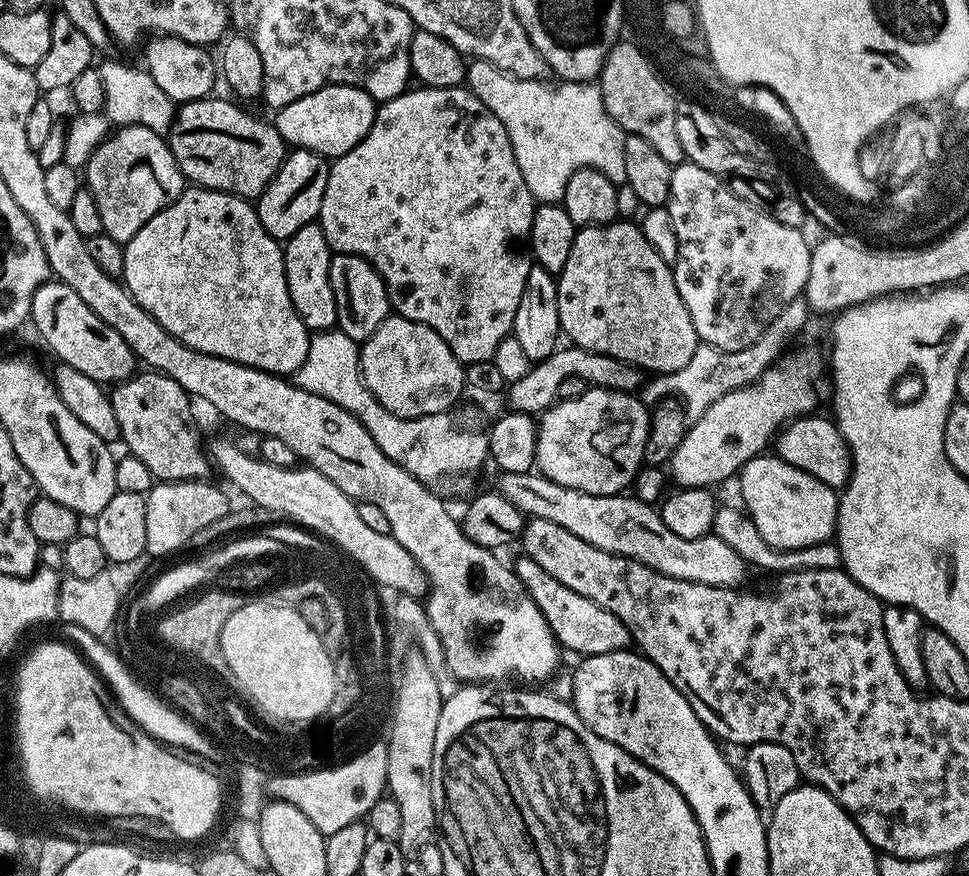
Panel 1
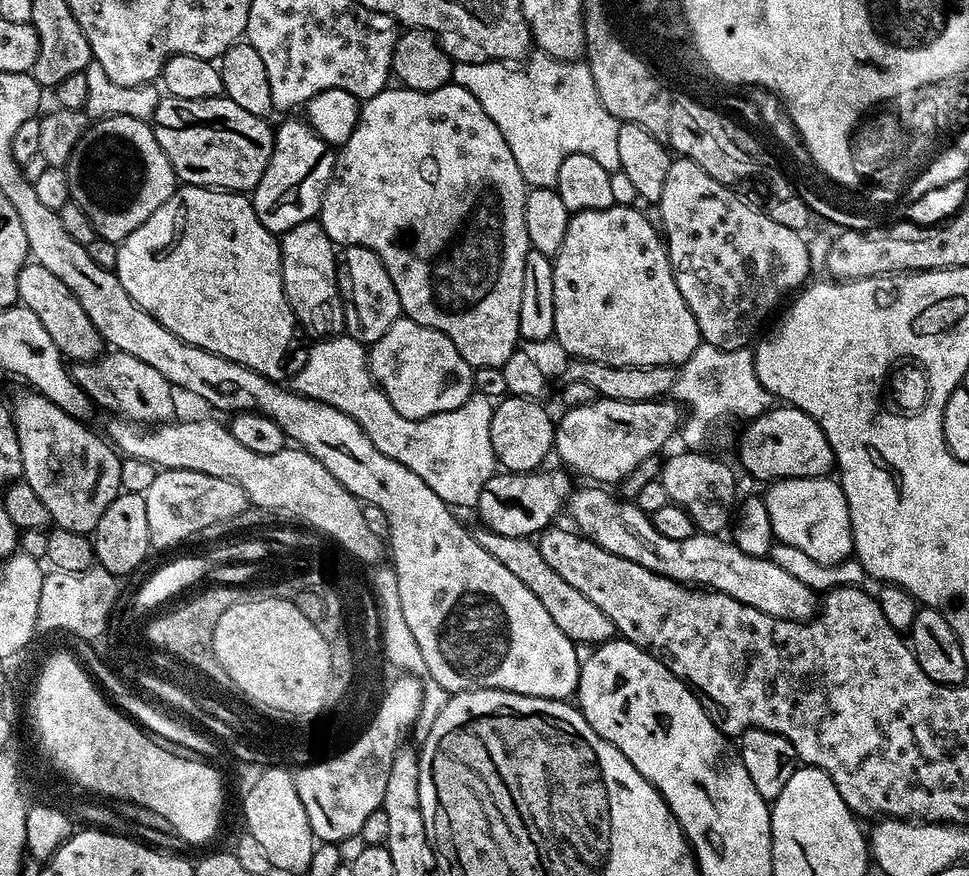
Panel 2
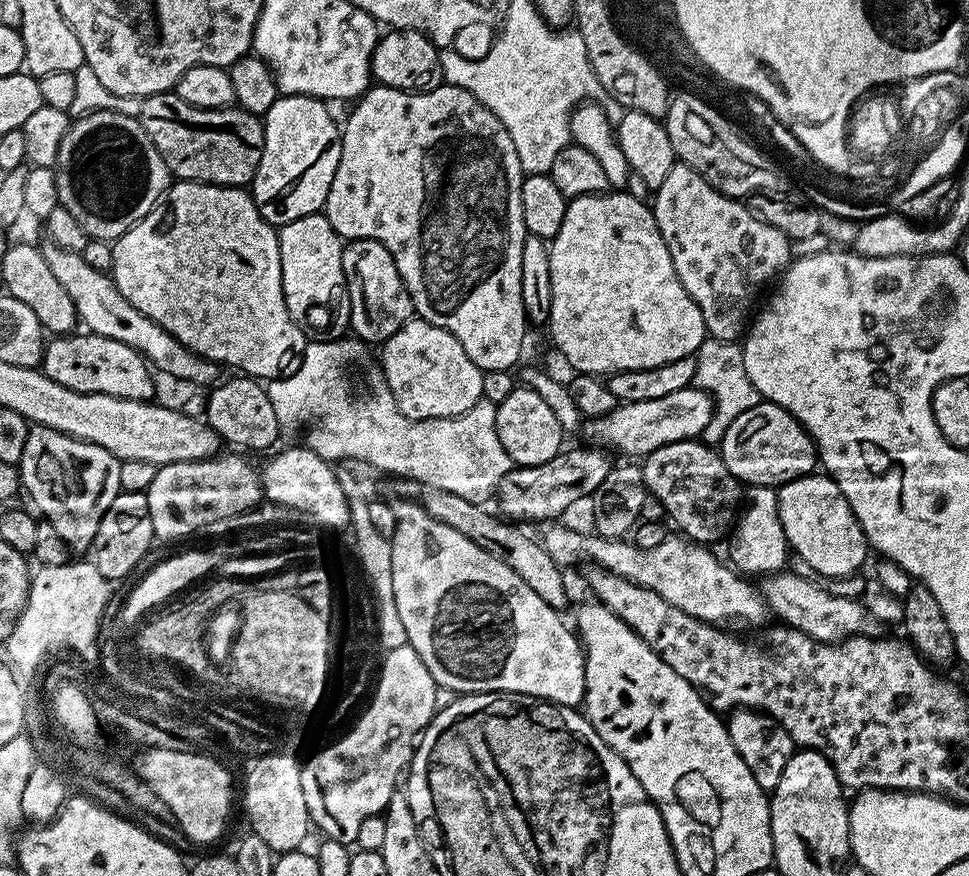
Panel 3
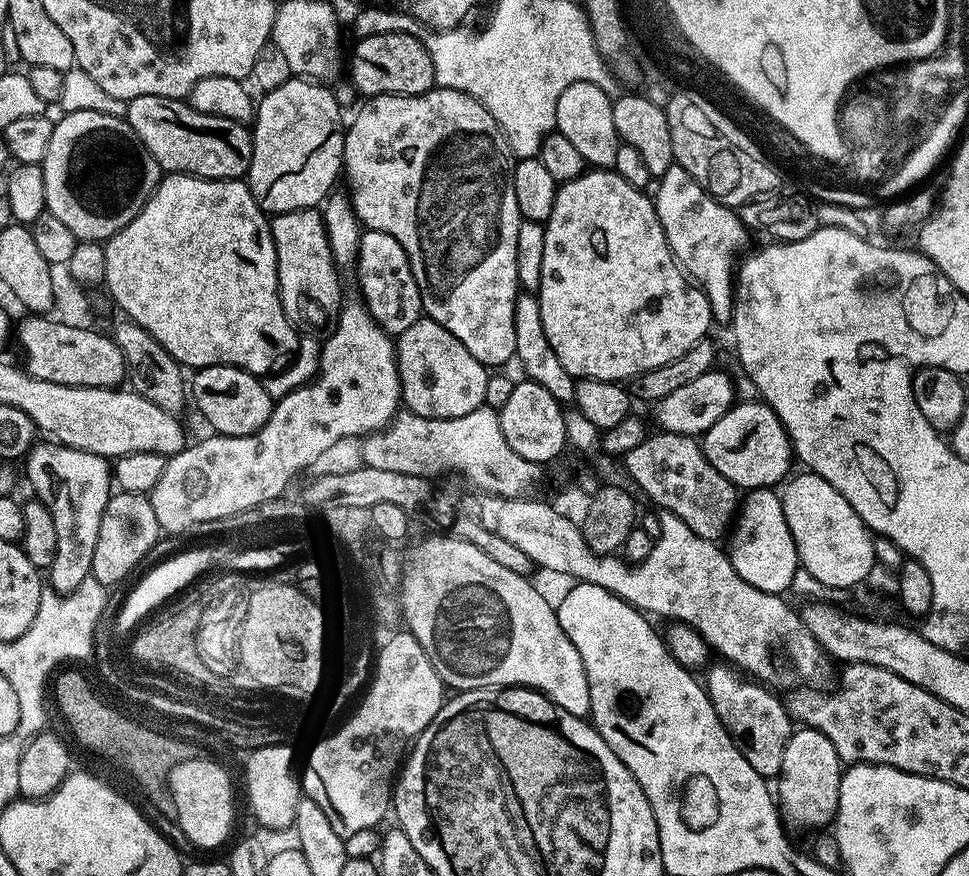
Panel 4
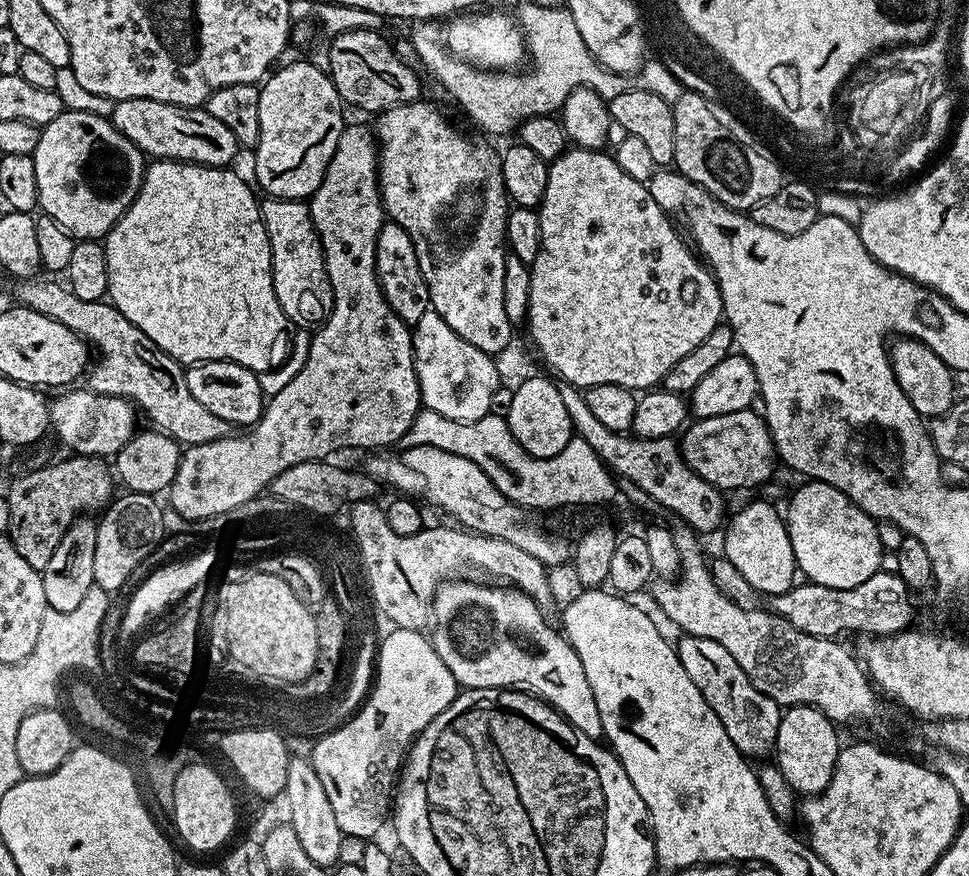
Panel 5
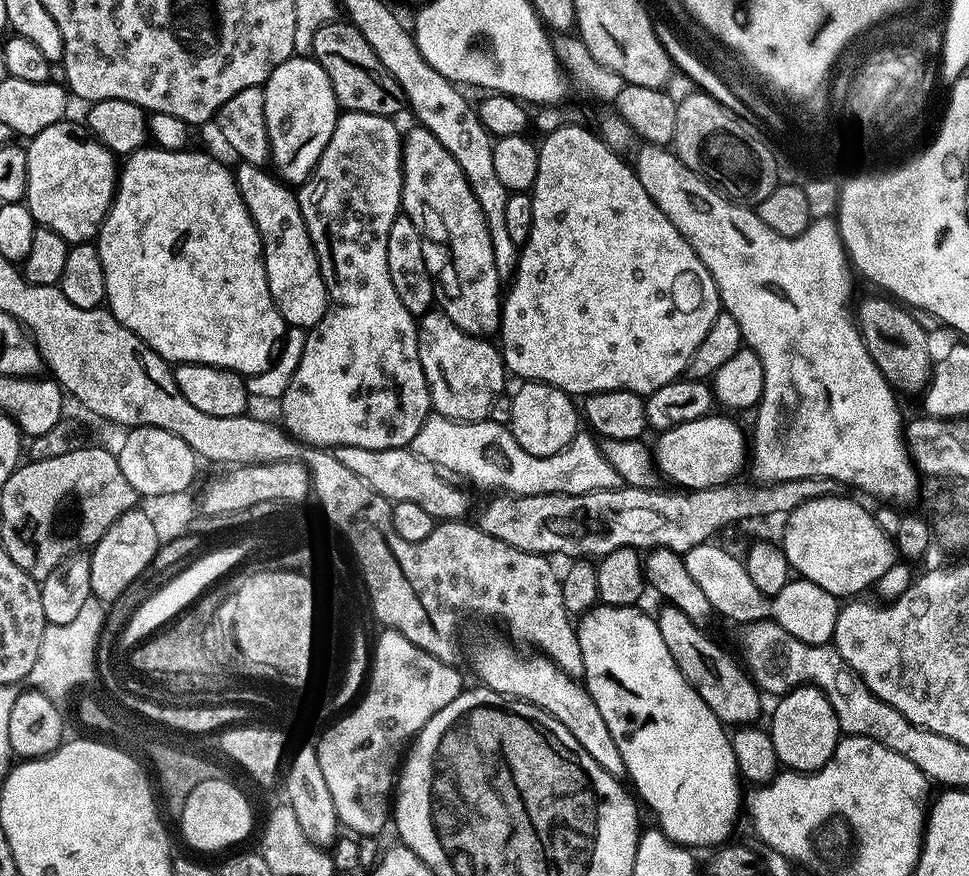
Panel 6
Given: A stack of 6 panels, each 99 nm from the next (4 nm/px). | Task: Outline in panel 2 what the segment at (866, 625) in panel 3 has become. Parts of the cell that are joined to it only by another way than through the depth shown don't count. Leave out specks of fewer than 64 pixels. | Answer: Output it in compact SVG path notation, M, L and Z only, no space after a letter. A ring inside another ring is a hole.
M588 486L592 488L580 488L577 487L573 491L572 495L568 497L566 503L566 512L571 516L573 525L583 535L587 536L589 540L593 540L598 546L602 546L602 550L610 550L614 554L618 554L622 558L630 558L630 562L638 562L638 566L646 566L650 570L654 570L658 574L662 574L666 578L671 580L678 580L682 584L687 584L689 586L703 586L705 589L721 592L726 594L730 598L734 598L738 602L742 602L746 606L754 606L754 610L762 610L762 614L770 614L774 618L782 618L783 620L810 620L816 615L818 611L818 596L815 591L812 590L810 585L806 585L805 582L800 582L793 575L787 573L787 571L782 570L781 566L775 564L772 559L765 558L762 556L751 556L750 554L742 554L742 550L738 550L738 546L732 543L731 539L725 538L720 534L694 534L690 538L682 538L681 540L675 540L674 538L665 538L664 535L658 534L658 530L654 530L652 525L652 517L649 513L643 512L639 506L634 502L629 502L627 499L621 498L619 495L613 494L611 496L611 491L605 490L600 486Z

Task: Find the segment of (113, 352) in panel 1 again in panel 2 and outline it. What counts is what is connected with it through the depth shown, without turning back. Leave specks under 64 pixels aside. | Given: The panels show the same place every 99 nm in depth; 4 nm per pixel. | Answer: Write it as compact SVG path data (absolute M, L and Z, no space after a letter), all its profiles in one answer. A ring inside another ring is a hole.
M35 262L24 265L24 269L18 274L18 300L23 307L34 310L38 314L38 322L46 326L50 338L54 338L54 346L58 346L60 353L69 361L79 362L82 360L94 360L101 355L105 347L100 331L86 318L86 310L78 303L78 298L70 294L66 282L58 282L46 266Z

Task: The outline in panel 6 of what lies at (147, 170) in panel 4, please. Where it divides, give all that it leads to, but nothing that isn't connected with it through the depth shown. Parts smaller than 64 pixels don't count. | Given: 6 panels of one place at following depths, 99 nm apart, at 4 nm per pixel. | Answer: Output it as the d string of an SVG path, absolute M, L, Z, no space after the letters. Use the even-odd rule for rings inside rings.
M65 118L46 126L38 135L27 141L28 150L28 195L26 203L30 214L42 228L54 230L69 245L92 242L100 235L100 227L108 213L112 199L116 196L118 160L107 146L95 140L83 123L71 124Z

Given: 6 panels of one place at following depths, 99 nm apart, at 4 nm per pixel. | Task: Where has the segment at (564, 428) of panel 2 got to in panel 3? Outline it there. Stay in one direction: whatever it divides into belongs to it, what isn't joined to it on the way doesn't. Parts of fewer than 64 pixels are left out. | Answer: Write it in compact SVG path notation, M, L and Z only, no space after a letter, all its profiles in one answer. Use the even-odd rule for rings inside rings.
M693 386L674 394L665 394L662 398L654 398L651 402L620 404L610 414L595 417L589 423L592 425L588 432L601 444L597 444L601 449L621 452L628 456L624 458L643 458L658 450L658 446L703 437L706 426L710 426L713 407L713 393Z

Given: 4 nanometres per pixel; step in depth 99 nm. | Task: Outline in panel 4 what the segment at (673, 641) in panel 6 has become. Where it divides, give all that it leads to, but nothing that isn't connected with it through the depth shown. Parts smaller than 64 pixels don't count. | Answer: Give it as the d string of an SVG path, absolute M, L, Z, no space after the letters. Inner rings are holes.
M713 663L707 669L706 691L722 726L730 734L742 758L746 758L746 762L750 762L760 776L779 777L782 754L786 754L786 742L794 731L794 721L785 710L783 699L765 685L745 678L735 667L719 663Z

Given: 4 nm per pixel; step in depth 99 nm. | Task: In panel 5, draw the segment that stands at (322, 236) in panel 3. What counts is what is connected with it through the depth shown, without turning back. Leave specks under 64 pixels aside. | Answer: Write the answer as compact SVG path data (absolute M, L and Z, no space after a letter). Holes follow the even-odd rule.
M268 198L261 203L260 213L270 238L274 294L282 310L297 329L308 330L323 324L332 312L332 287L308 204L302 200Z

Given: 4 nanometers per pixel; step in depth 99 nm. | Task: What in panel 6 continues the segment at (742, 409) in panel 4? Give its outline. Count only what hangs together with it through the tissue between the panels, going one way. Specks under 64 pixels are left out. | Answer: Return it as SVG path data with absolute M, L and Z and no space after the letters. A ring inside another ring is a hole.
M709 414L694 422L682 422L668 428L655 438L654 455L656 467L665 481L673 480L680 490L716 488L737 479L740 471L745 471L750 456L750 444L746 432L739 428L728 416Z

